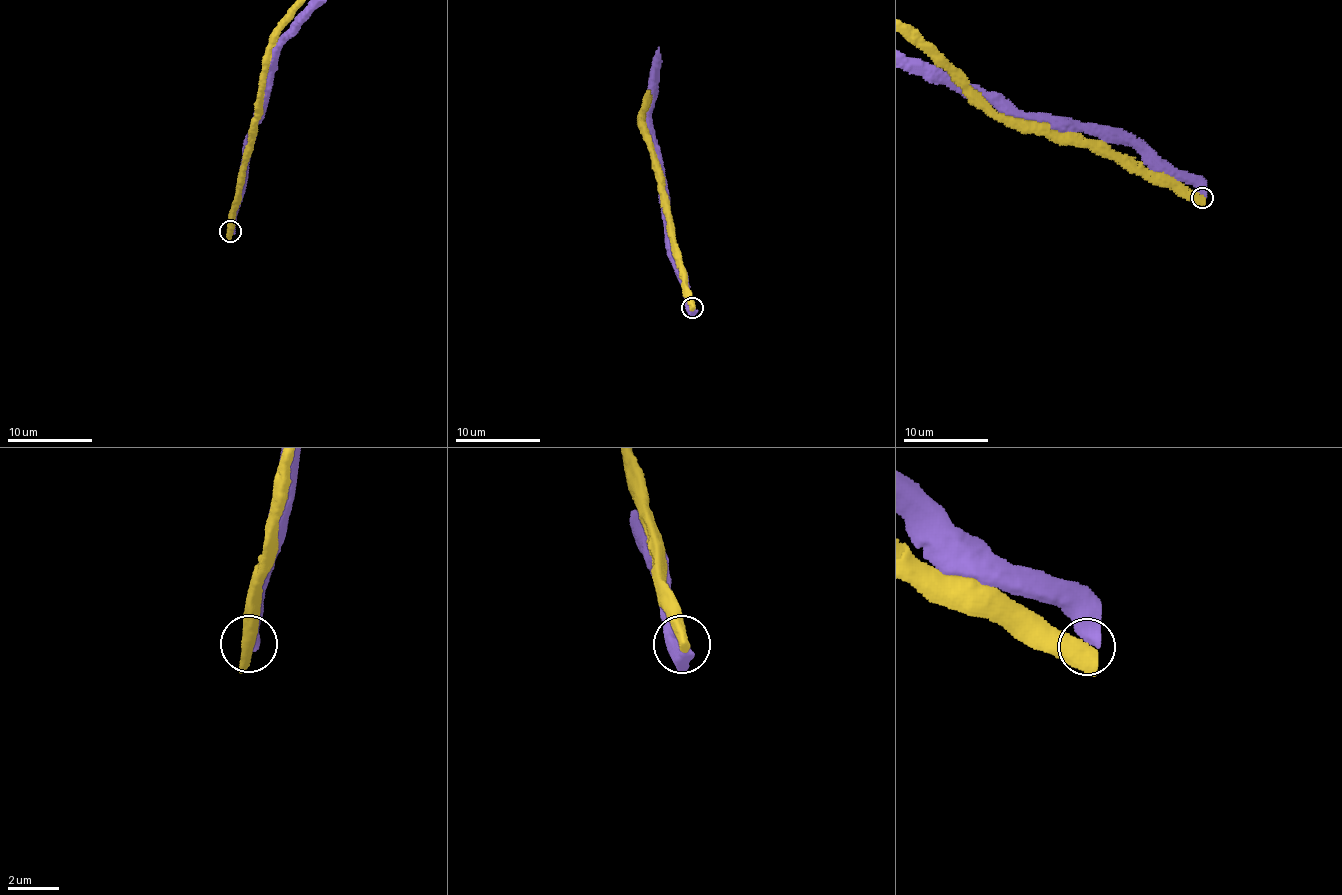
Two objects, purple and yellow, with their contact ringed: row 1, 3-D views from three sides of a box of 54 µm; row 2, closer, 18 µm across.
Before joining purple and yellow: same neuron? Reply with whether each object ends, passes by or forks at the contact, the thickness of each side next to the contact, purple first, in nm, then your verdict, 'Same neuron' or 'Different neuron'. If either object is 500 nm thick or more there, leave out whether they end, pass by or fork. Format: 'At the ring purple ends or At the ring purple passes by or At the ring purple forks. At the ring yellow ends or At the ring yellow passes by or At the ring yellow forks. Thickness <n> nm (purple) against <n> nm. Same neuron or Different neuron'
Thickness 550 nm (purple) against 700 nm. Different neuron

